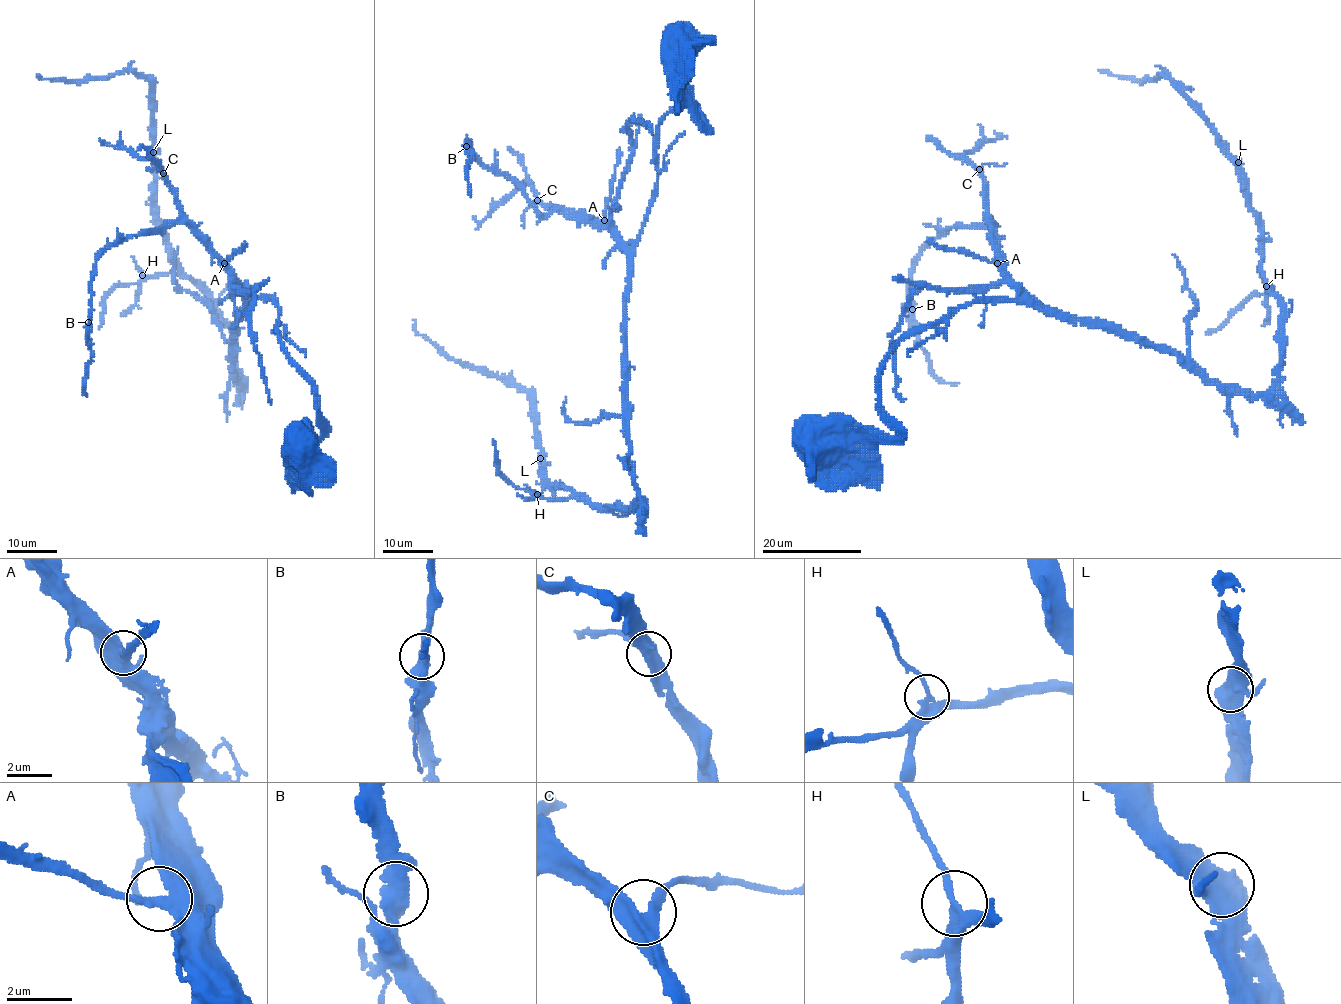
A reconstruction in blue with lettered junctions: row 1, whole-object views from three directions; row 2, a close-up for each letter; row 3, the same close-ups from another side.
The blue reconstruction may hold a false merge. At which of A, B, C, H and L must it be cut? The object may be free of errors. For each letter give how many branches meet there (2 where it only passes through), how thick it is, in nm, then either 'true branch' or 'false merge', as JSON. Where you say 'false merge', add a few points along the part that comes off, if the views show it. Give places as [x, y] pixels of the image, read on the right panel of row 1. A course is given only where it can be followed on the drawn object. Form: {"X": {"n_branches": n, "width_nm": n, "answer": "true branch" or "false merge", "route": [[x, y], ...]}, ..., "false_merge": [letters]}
{"A": {"n_branches": 2, "width_nm": 440, "answer": "true branch"}, "B": {"n_branches": 3, "width_nm": 400, "answer": "true branch"}, "C": {"n_branches": 3, "width_nm": 400, "answer": "true branch"}, "H": {"n_branches": 3, "width_nm": 200, "answer": "true branch"}, "L": {"n_branches": 3, "width_nm": 460, "answer": "true branch"}, "false_merge": []}

